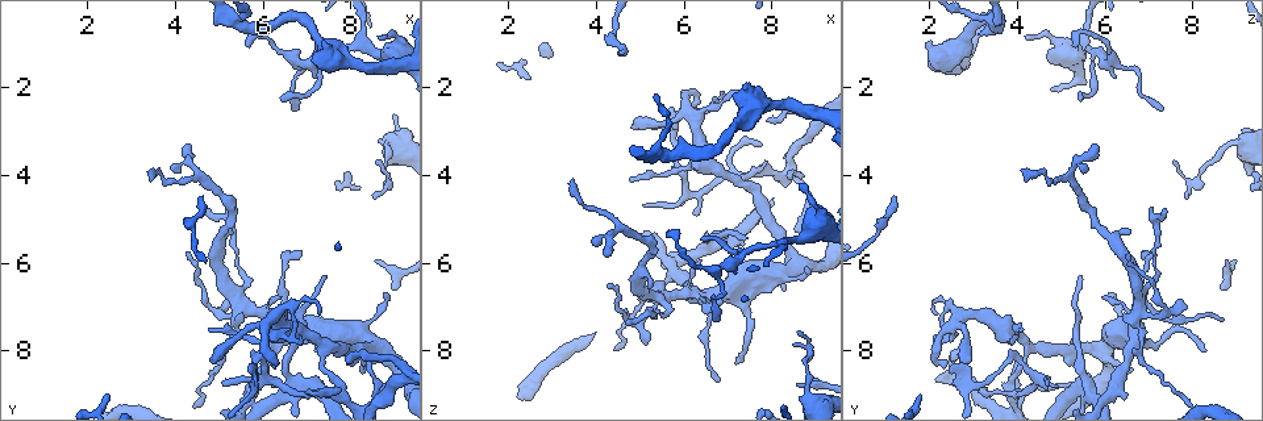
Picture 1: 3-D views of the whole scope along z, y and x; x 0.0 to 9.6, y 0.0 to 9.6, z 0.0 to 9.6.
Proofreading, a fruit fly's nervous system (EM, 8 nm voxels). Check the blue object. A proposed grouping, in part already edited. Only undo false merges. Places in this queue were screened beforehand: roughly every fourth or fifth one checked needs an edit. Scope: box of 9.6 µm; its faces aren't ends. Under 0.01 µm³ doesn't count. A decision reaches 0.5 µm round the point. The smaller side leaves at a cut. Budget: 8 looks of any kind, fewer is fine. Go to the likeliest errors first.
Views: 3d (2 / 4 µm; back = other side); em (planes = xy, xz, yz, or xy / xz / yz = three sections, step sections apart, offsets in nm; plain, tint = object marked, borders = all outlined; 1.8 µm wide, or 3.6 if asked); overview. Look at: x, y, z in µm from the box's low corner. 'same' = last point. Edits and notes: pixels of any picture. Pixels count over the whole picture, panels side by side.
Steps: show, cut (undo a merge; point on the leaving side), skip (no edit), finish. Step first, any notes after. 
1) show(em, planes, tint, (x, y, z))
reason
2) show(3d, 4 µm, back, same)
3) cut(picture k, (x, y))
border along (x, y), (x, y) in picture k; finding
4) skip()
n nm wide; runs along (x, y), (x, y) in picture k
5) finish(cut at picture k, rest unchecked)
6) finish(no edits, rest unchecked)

show(em, 3.6 µm, yz, step 4, borders, (6.85, 1.40, 6.15))
three arms meet

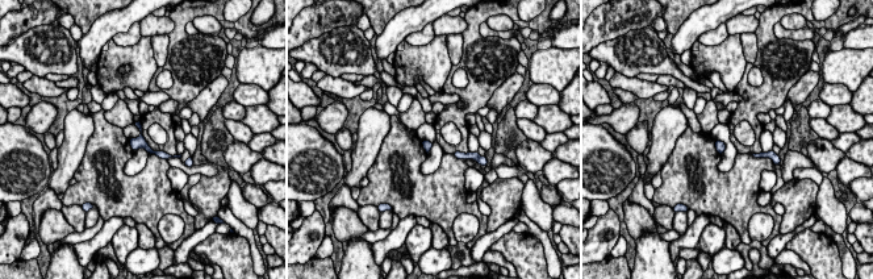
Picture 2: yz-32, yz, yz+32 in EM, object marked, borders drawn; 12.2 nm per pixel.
skip()
runs along (133, 141), (165, 155) in picture 2; continuous, no second neuron

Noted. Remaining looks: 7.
show(3d, 2 µm, (6.10, 7.40, 2.50))
four arms meet

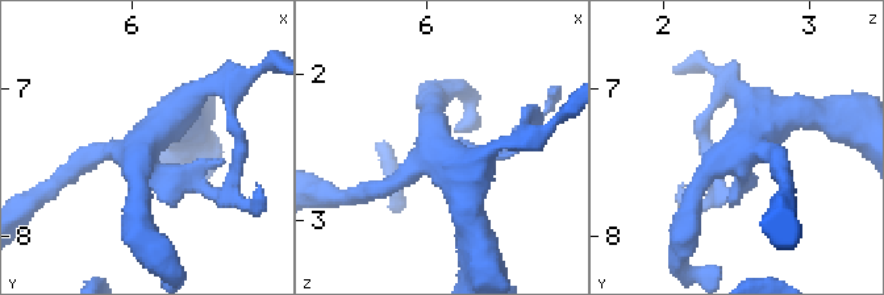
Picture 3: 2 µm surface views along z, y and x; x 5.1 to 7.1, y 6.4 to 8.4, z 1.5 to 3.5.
show(em, planes, plain, (6.06, 7.36, 2.56))
shape alone is not enough

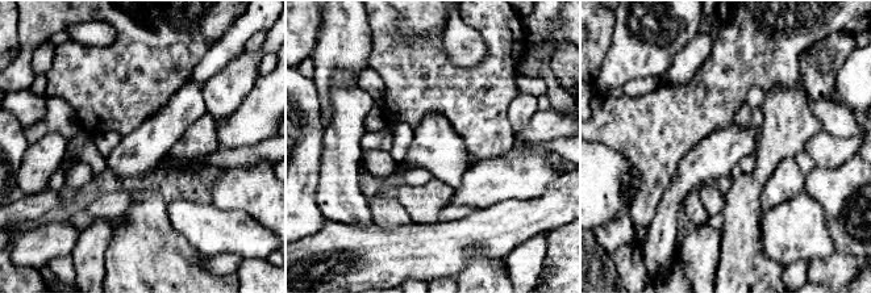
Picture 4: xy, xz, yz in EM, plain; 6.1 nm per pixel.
show(em, planes, tint, same)
where the object lies

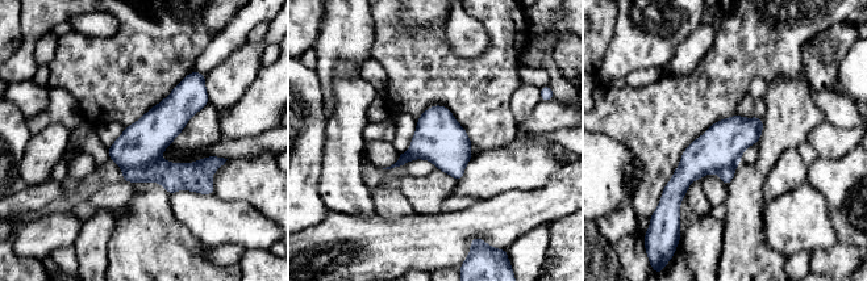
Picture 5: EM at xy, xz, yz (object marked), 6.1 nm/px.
skip()
all the same neuron

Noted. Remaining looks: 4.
show(3d, 4 µm, (7.45, 7.70, 6.55))
sudden change in width

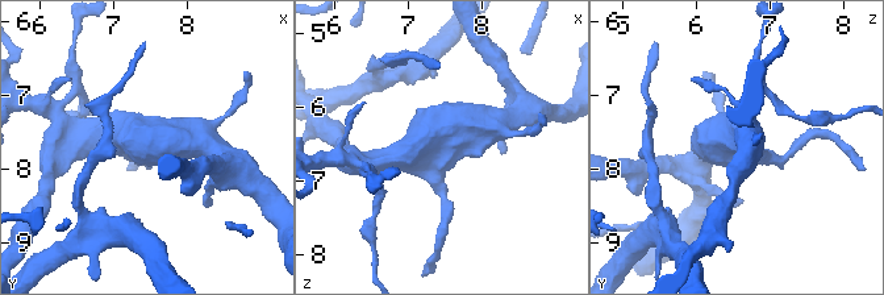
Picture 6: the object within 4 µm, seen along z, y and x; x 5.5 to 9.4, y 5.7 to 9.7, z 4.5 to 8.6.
show(em, 3.6 µm, planes, tint, (7.40, 7.70, 6.55))
4 arms

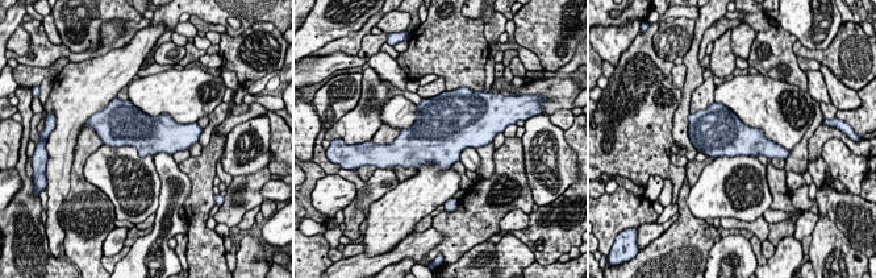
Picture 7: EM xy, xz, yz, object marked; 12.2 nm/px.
skip()
all the same neuron

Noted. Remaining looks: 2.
show(em, 3.6 µm, planes, tint, (7.75, 8.85, 3.90))
abrupt turn

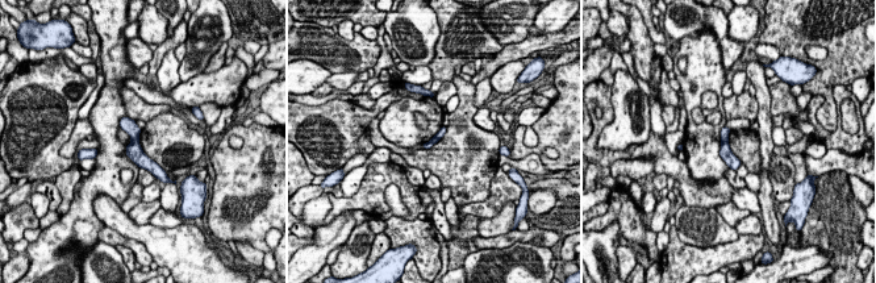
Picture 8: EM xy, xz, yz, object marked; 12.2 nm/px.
cut(picture 8, (134, 152))
90 nm wide; the part that leaves runs along (130, 146), (159, 175) in picture 8; two neurons meet here

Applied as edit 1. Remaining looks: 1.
finish(cut at picture 8, rest unchecked)

